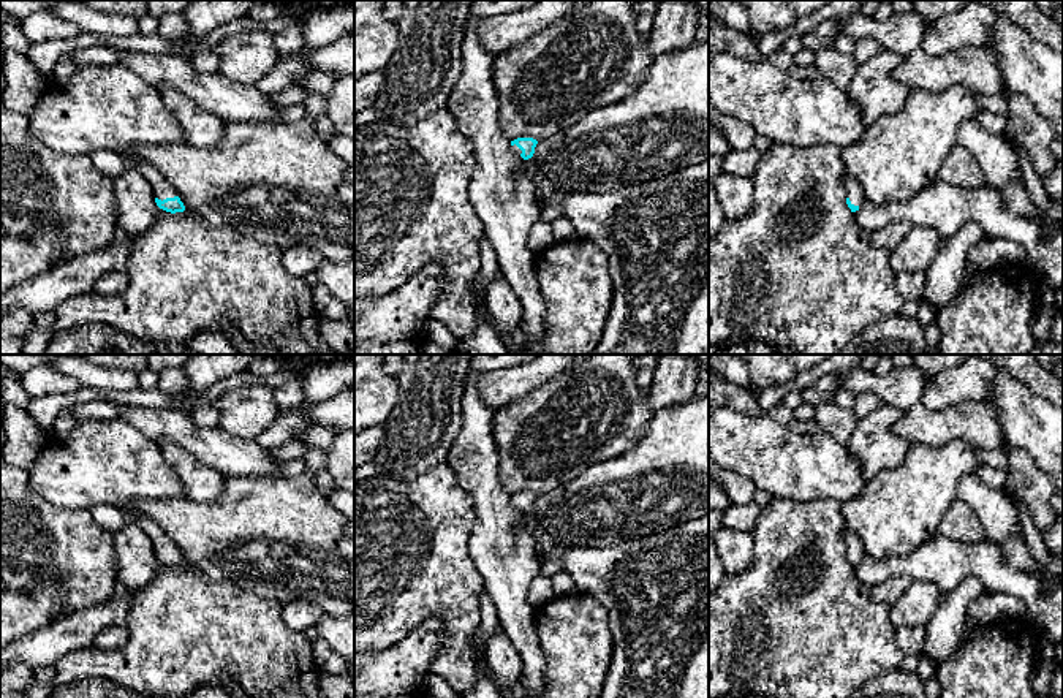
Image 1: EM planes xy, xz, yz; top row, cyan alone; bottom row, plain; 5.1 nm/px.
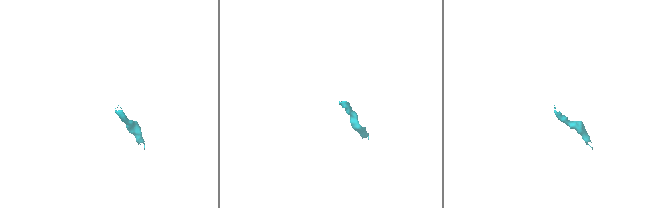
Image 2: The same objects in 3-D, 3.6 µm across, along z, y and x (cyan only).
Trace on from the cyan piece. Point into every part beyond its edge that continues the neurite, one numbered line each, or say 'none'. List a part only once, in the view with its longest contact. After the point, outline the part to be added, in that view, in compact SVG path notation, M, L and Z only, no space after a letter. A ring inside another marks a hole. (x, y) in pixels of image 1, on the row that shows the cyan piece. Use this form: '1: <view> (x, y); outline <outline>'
1: xy (162, 190); outline M138 161L133 168L147 179L153 190L155 198L163 201L166 198L177 196L177 193L172 190L168 180L160 173L157 173L152 165L146 161Z

